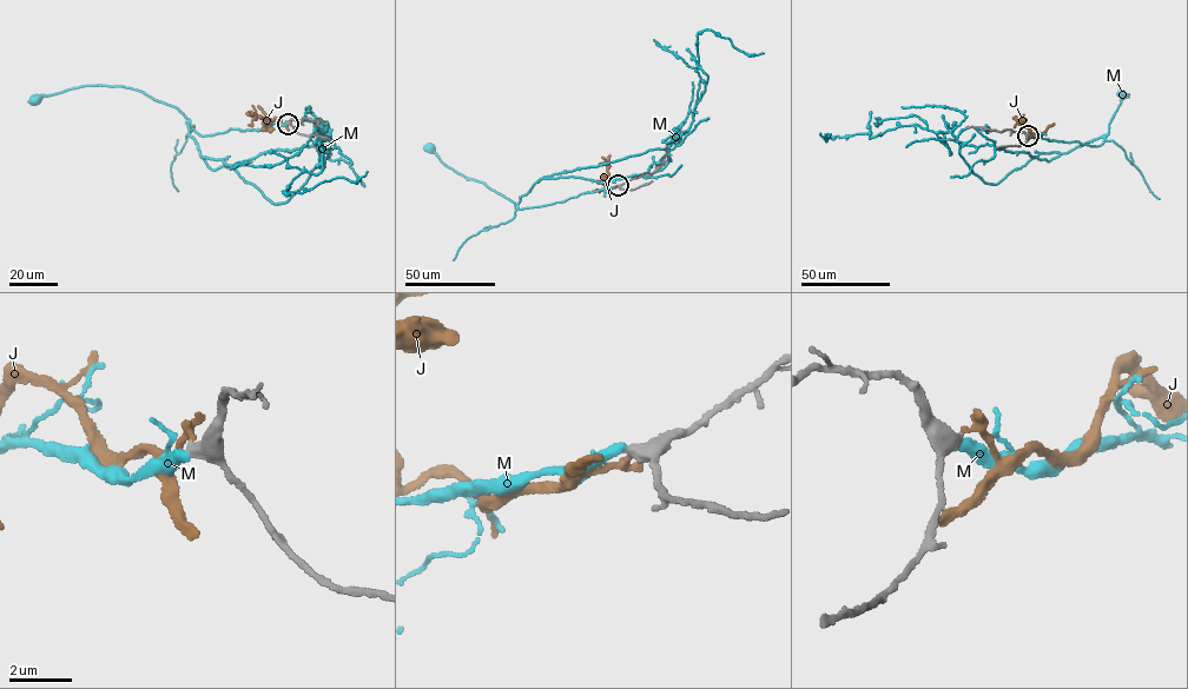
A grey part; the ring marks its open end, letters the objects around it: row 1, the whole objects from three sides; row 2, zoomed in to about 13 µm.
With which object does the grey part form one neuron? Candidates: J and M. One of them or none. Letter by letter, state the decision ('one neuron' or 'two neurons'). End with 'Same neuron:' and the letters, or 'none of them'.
J: two neurons
M: one neuron
Same neuron: M

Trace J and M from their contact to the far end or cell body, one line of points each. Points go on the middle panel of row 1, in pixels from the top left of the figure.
J: (619, 186), (605, 187), (608, 166), (601, 157)
M: (618, 185), (519, 209), (482, 183), (448, 167), (429, 147)

